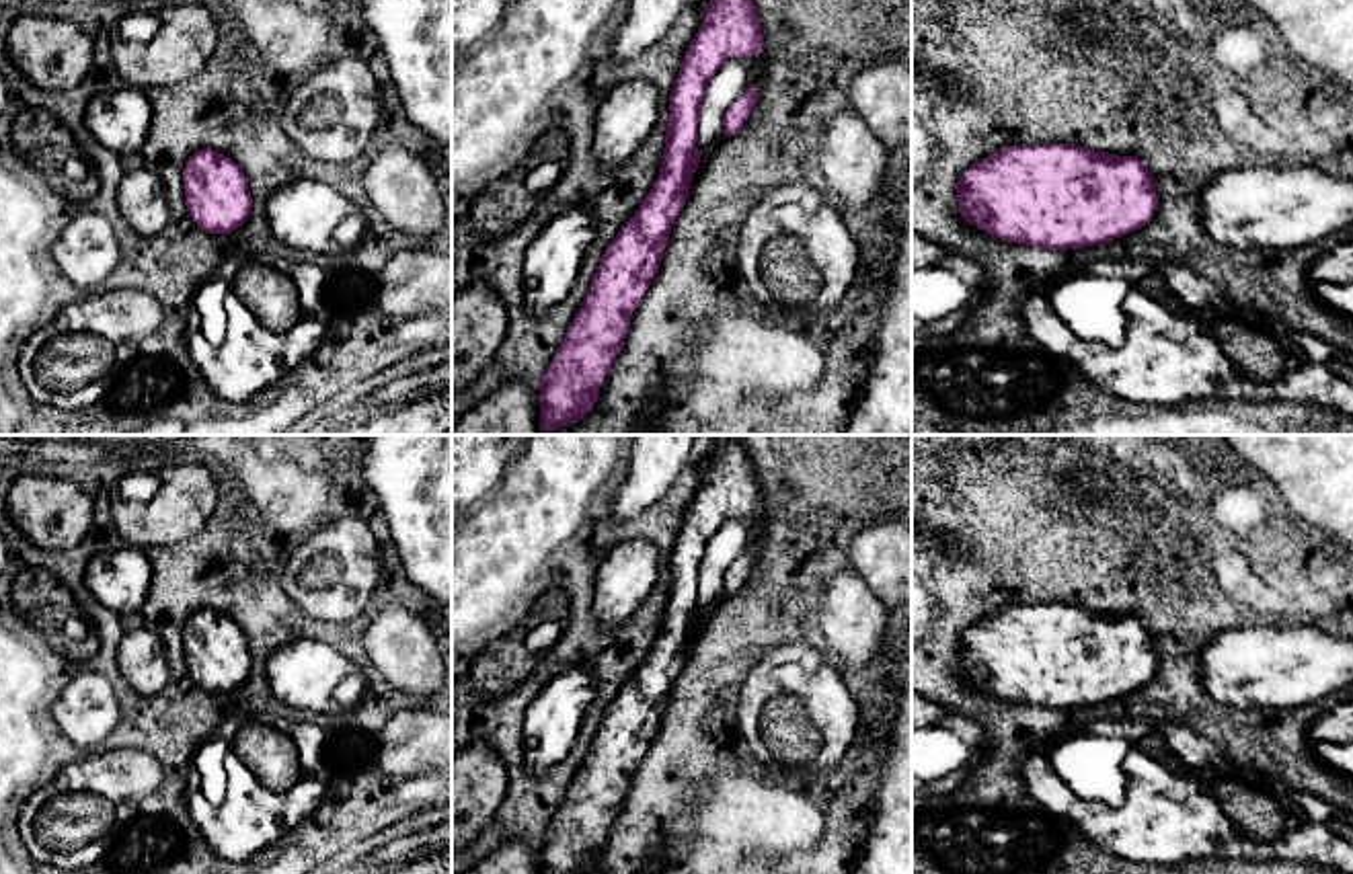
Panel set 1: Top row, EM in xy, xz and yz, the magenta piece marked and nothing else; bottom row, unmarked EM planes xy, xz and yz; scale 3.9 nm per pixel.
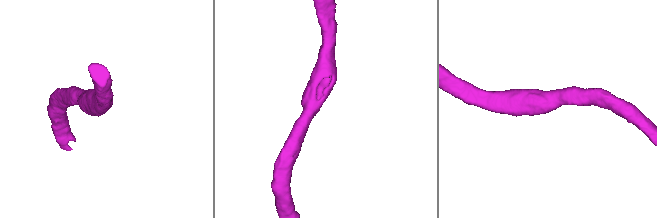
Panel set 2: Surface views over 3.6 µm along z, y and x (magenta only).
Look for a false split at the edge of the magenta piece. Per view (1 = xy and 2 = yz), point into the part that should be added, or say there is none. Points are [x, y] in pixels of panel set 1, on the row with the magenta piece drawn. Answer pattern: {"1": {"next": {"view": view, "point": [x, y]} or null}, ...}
{"1": {"next": null}, "2": {"next": null}}

